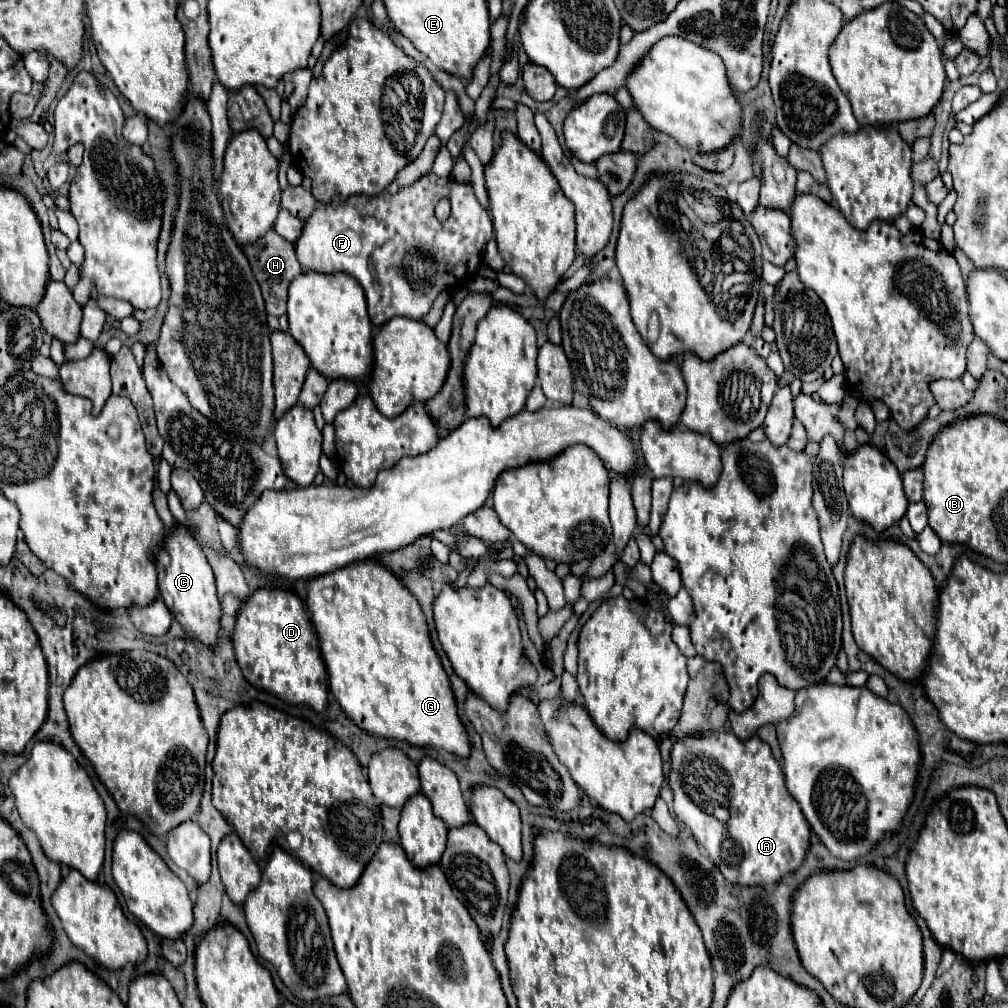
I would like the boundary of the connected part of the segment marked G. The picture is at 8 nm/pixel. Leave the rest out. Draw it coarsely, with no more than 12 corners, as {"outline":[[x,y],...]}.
{"outline":[[380,563],[308,583],[330,691],[376,737],[468,757],[416,597]]}

